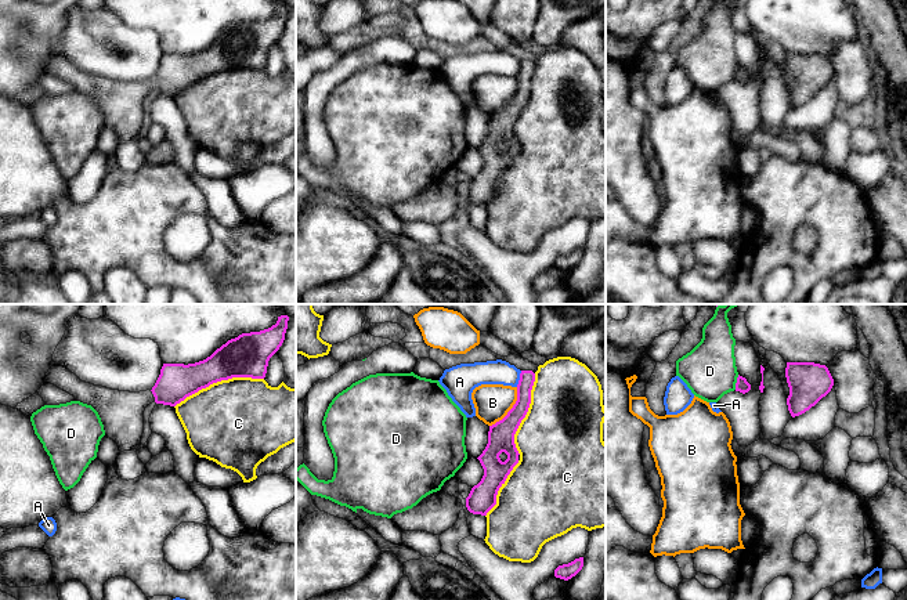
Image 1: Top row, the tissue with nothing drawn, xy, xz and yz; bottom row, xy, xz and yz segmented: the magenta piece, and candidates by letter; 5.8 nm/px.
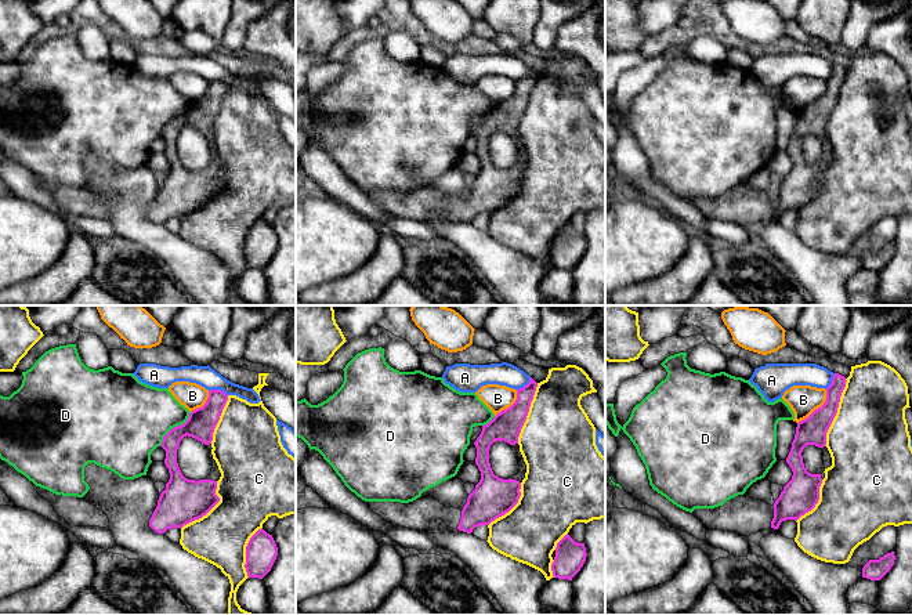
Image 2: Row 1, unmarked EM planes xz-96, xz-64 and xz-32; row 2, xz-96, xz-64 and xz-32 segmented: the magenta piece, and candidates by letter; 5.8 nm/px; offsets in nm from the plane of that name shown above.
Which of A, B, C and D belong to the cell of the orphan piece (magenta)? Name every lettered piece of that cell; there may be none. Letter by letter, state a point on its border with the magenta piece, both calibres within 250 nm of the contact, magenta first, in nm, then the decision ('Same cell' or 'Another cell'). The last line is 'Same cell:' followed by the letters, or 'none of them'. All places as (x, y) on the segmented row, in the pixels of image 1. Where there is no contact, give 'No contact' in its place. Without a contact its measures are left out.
A: Touches magenta at xz (520, 379). Thickness 100 nm (magenta) against 140 nm. Another cell
B: Touches magenta at xz (510, 409). Thickness 160 nm (magenta) against 200 nm. Another cell
C: Touches magenta at xy (219, 380). Thickness 260 nm (magenta) against 480 nm. Another cell
D: Touches magenta at yz (737, 382). Thickness 80 nm (magenta) against 320 nm. Another cell
Same cell: none of them

